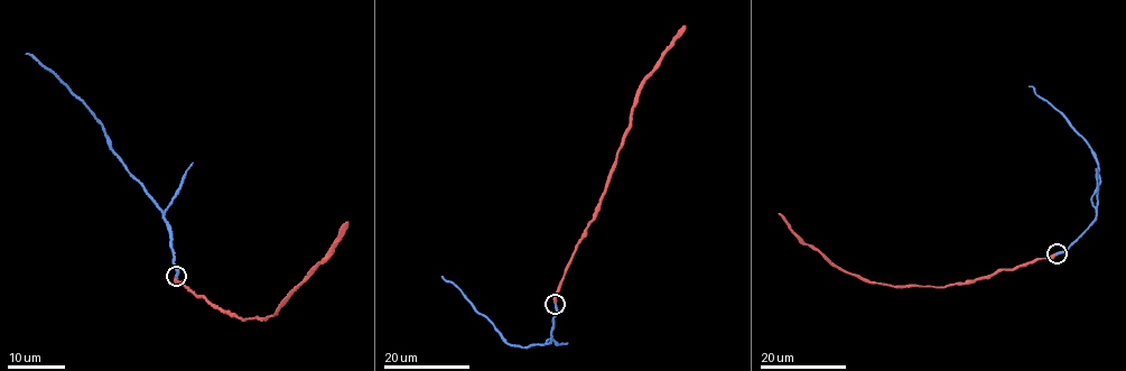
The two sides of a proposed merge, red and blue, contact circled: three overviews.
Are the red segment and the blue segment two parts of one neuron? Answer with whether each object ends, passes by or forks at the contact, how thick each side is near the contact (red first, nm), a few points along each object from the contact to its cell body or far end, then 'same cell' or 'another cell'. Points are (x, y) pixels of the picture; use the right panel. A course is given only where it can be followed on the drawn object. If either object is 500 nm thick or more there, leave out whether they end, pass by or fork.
red ends | blue ends | 360/300 nm | red via (1057, 253), (1014, 268), (999, 269), (990, 276), (945, 287), (868, 283), (833, 265), (807, 244), (779, 213) | blue via (1057, 253), (1064, 252), (1095, 219), (1098, 164), (1089, 144), (1029, 86) | same cell

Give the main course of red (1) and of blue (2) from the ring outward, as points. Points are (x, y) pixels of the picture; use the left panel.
1: (176, 275), (178, 280), (211, 305), (241, 320), (273, 315), (314, 270), (347, 222)
2: (176, 275), (170, 232), (163, 210), (111, 147), (95, 114), (52, 72), (26, 54)

